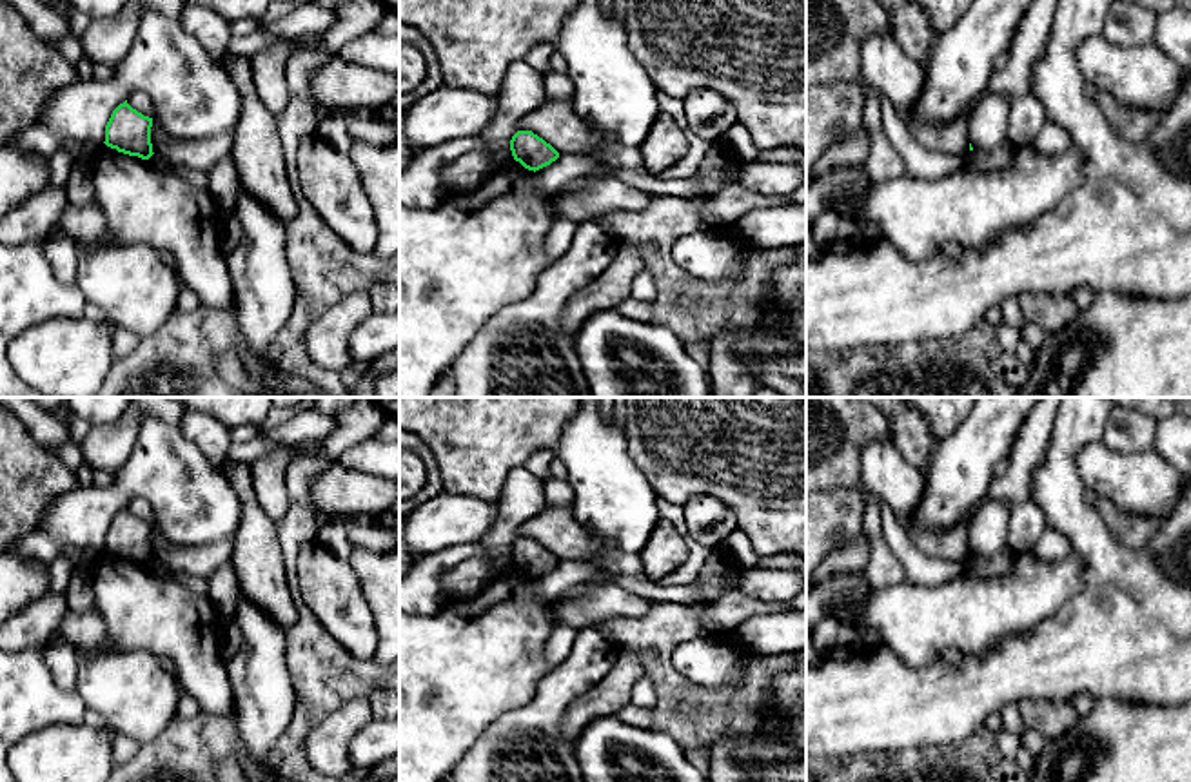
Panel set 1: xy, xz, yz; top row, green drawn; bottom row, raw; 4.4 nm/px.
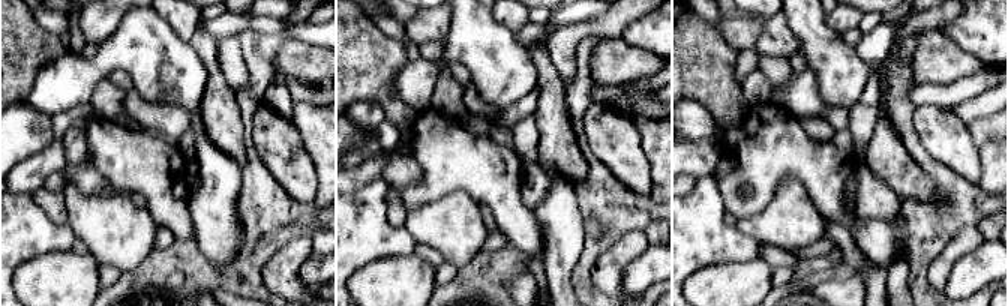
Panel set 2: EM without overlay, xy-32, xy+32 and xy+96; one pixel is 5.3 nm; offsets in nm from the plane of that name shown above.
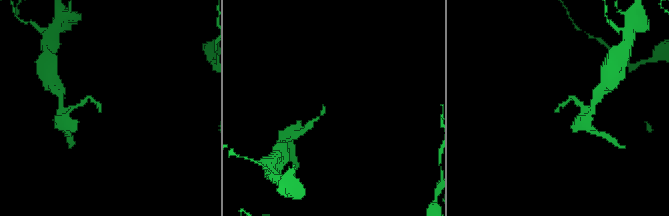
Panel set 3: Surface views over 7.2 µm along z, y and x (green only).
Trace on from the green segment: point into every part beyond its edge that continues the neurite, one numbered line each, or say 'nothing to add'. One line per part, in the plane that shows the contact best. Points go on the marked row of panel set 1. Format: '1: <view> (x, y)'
nothing to add

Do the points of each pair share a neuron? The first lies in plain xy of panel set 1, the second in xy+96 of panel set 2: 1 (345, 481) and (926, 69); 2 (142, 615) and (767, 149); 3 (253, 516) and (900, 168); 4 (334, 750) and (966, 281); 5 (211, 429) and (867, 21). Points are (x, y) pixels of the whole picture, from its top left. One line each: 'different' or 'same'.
1: same
2: same
3: same
4: different
5: different

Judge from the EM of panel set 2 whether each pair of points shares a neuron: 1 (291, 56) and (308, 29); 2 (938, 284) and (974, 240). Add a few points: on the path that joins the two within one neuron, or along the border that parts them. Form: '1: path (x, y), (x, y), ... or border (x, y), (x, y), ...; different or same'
1: border (288, 36), (320, 48); different
2: path (938, 272), (962, 245); same

